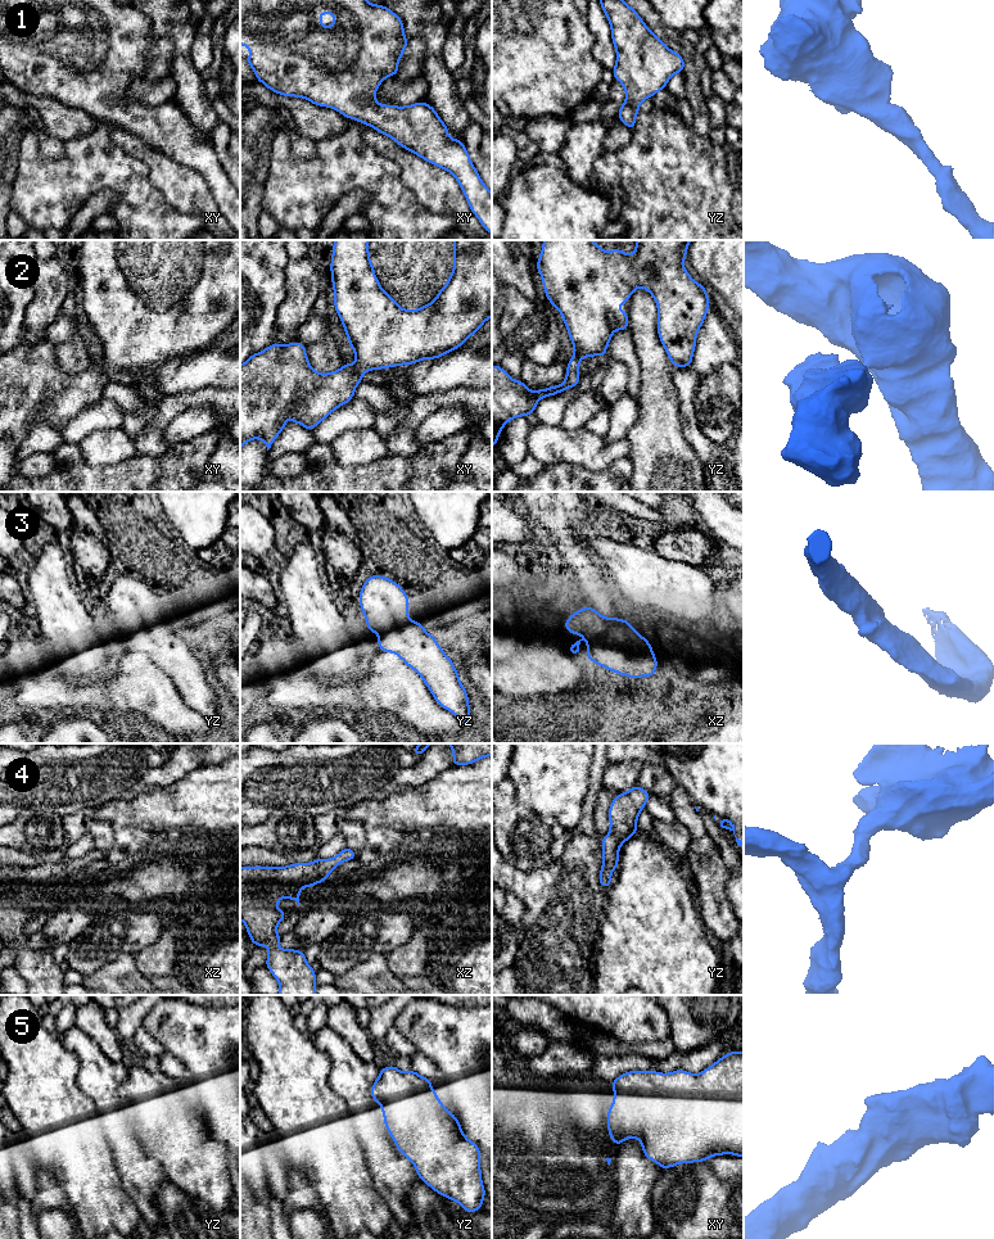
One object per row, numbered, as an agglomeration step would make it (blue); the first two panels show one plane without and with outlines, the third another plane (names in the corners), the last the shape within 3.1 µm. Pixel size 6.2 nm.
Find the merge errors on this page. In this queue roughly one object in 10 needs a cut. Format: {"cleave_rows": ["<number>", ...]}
{"cleave_rows": []}

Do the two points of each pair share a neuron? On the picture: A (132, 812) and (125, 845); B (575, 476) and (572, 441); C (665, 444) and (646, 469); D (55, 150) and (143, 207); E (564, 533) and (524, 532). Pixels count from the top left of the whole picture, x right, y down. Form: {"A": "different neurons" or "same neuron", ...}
{"A": "different neurons", "B": "different neurons", "C": "same neuron", "D": "different neurons", "E": "different neurons"}

